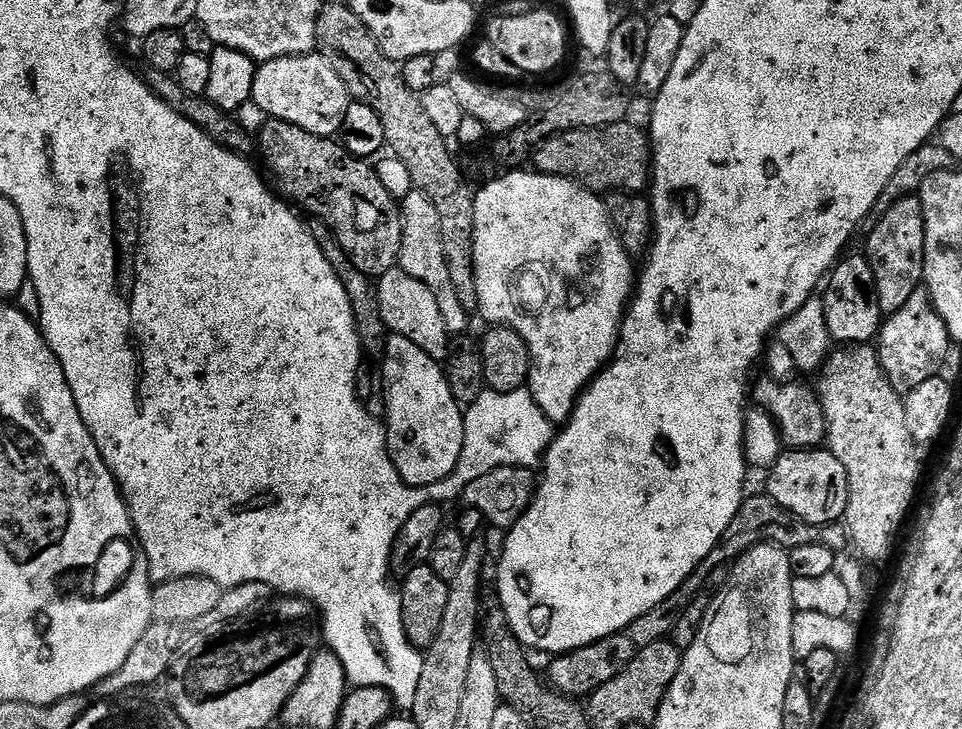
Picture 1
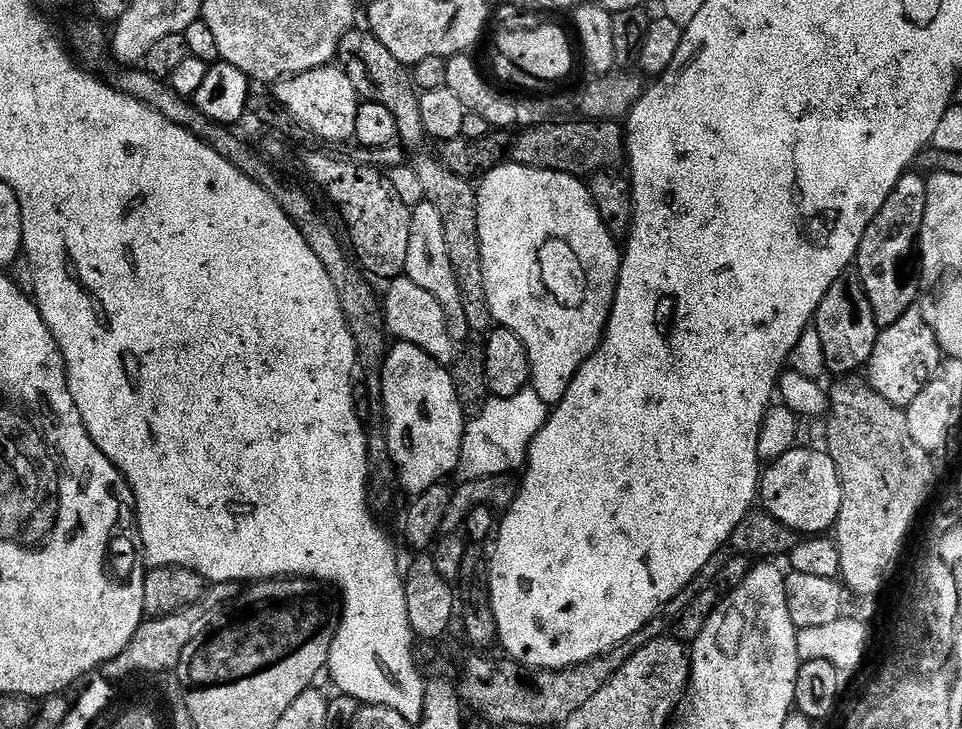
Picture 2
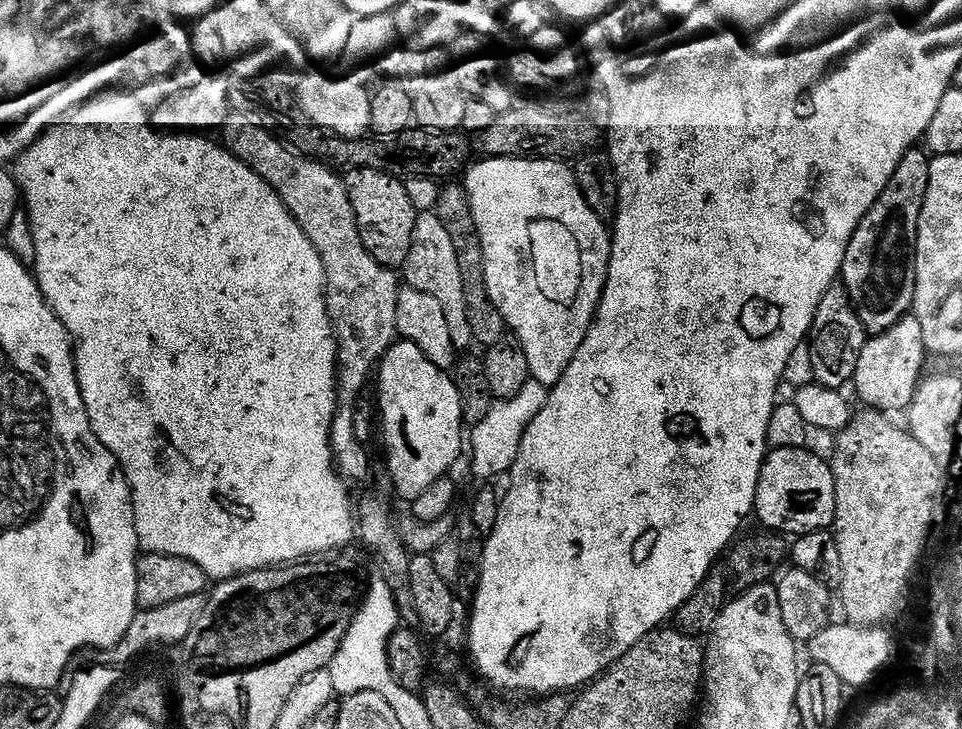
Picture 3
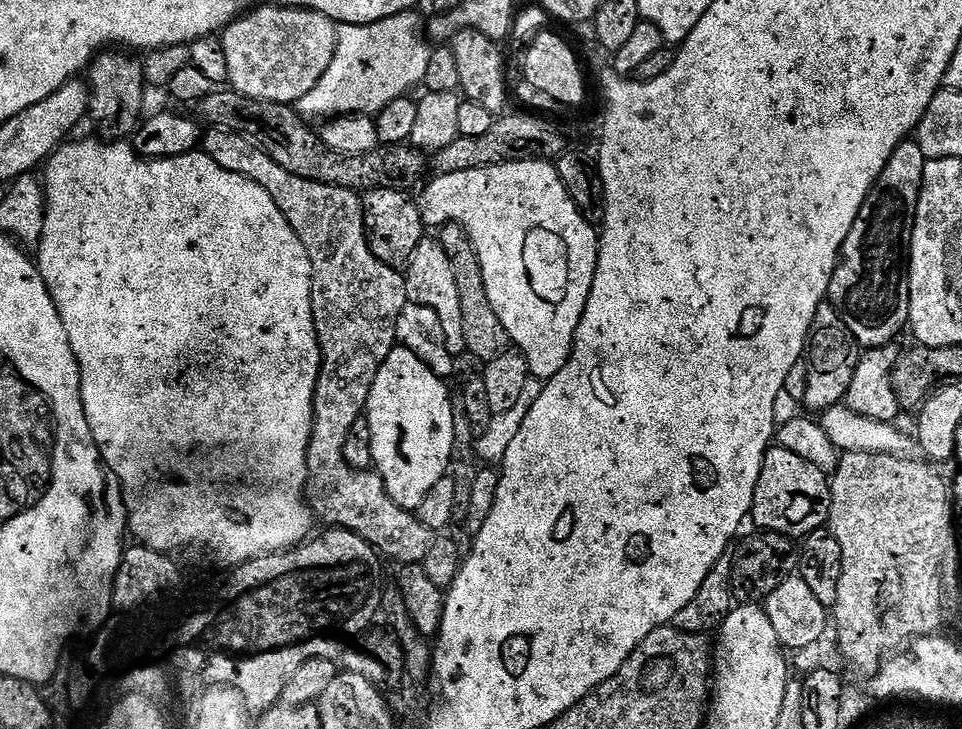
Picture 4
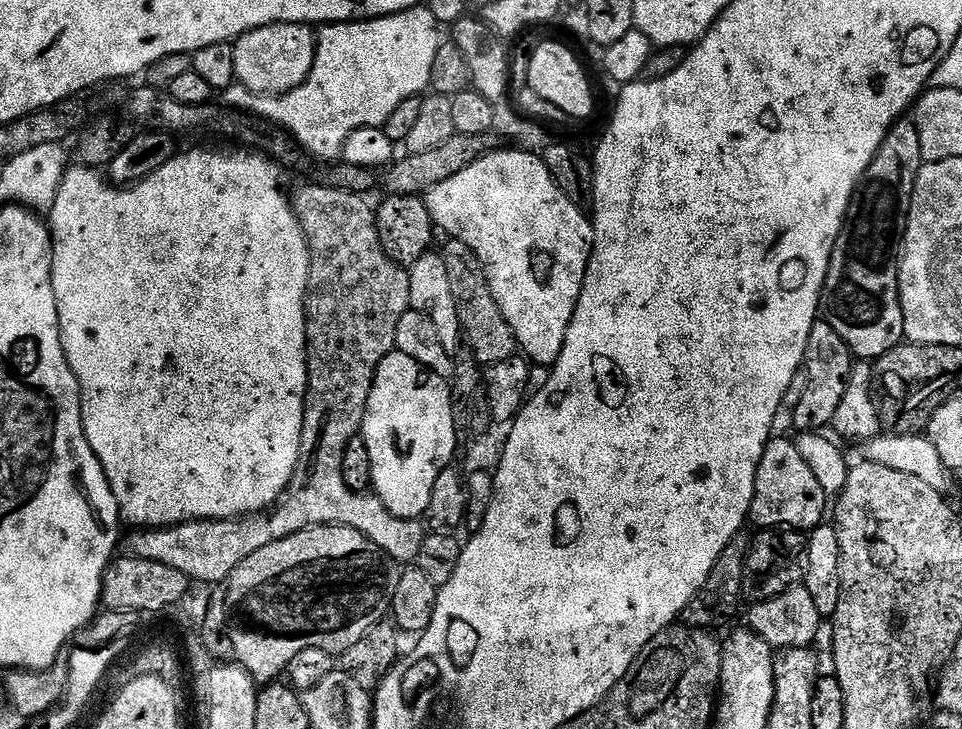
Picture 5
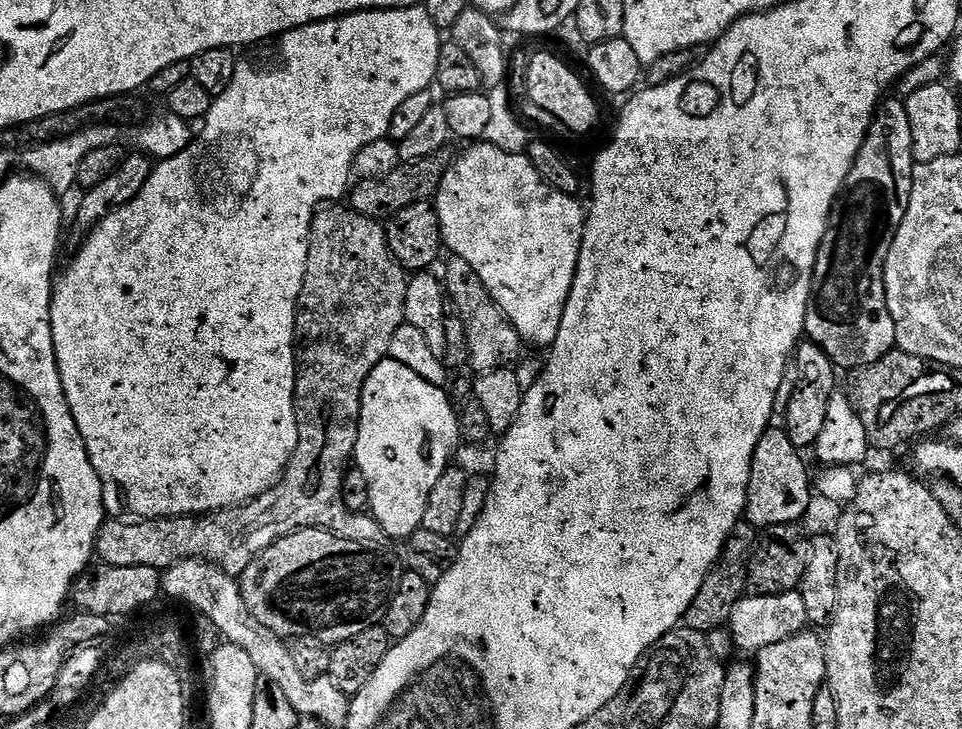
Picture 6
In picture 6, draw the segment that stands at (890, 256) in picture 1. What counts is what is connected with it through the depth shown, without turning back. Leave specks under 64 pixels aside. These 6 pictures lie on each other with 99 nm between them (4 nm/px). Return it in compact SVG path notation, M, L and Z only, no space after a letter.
M885 99L877 107L876 117L872 119L870 130L858 150L854 166L832 207L828 229L822 238L812 275L812 293L806 310L804 336L817 344L840 370L865 368L896 348L894 318L890 318L890 306L886 306L884 267L886 254L890 254L898 226L902 226L902 218L906 218L906 210L910 206L912 175L917 162L907 103L903 99L895 99Z

